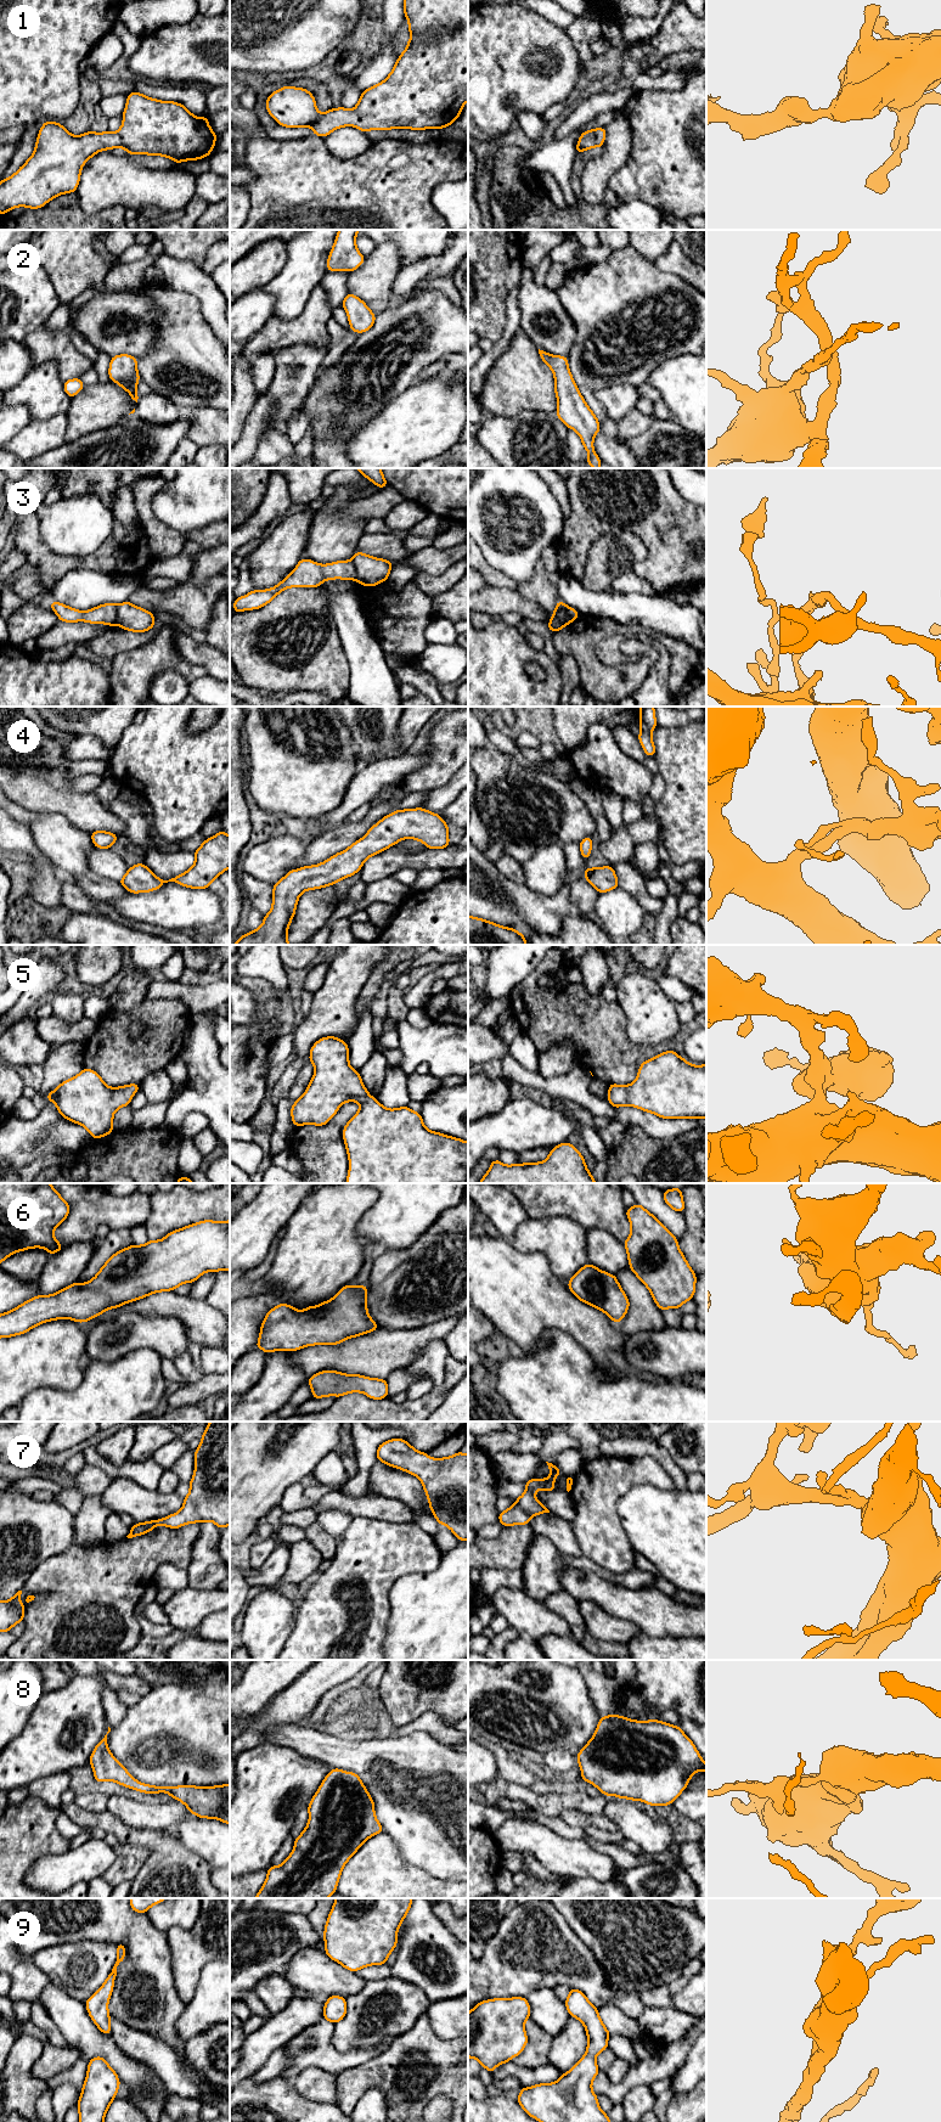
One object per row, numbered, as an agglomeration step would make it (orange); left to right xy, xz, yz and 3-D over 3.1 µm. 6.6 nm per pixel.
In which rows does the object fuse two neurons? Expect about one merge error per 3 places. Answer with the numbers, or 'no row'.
3

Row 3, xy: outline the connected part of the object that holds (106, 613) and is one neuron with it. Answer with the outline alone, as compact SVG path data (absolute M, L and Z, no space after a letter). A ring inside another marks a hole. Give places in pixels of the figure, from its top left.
M52 600L50 608L57 614L61 621L86 621L90 624L106 624L108 626L115 625L117 621L117 604L114 603L105 603L80 612Z

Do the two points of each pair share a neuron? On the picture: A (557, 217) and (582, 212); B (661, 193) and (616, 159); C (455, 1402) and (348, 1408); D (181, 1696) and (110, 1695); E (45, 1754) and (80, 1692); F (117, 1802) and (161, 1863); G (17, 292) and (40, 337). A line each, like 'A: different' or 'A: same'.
A: same
B: different
C: different
D: different
E: same
F: different
G: different

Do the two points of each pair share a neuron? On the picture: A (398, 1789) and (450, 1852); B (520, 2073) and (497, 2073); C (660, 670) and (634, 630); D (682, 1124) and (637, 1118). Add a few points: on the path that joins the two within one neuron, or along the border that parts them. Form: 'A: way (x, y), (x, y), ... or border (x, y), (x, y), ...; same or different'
A: way (413, 1805), (445, 1836); same
B: way (514, 2072), (503, 2072); same
C: border (648, 632), (636, 635); different
D: way (671, 1125), (652, 1125), (648, 1123); same

